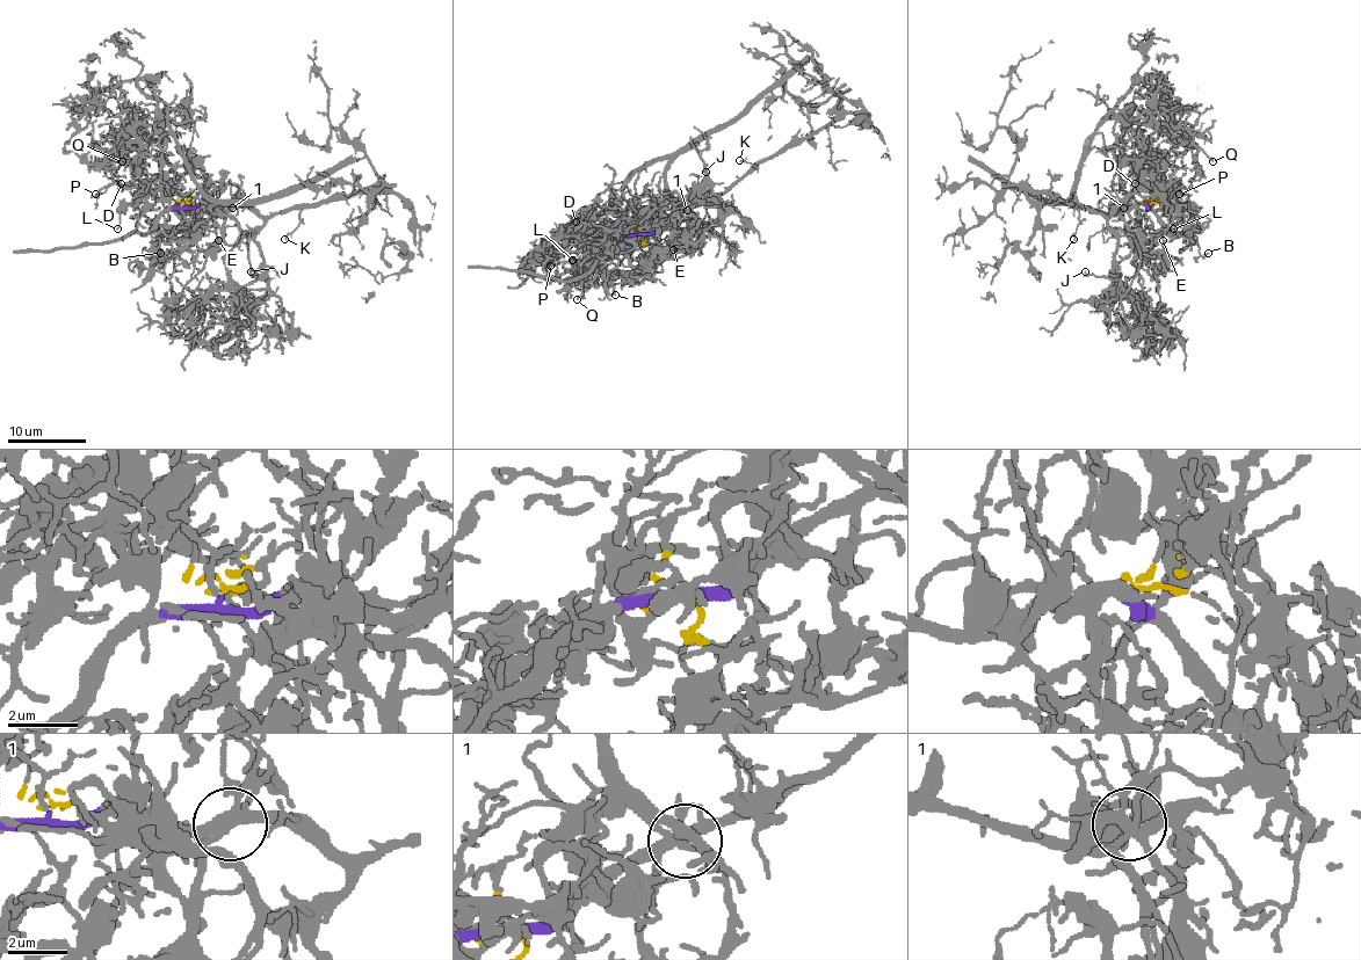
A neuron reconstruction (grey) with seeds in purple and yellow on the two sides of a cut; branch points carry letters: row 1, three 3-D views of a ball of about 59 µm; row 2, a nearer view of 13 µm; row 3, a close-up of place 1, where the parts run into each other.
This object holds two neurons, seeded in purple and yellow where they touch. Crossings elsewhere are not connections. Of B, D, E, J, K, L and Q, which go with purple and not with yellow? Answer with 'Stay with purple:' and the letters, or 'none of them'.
Stay with purple: J, K

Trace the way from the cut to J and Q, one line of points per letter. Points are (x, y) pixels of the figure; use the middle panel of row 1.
J: (641, 233), (652, 233), (679, 213), (718, 195), (709, 203), (717, 200), (704, 172)
Q: (641, 233), (632, 233), (635, 239), (624, 239), (593, 256), (576, 285), (581, 291), (577, 299)

